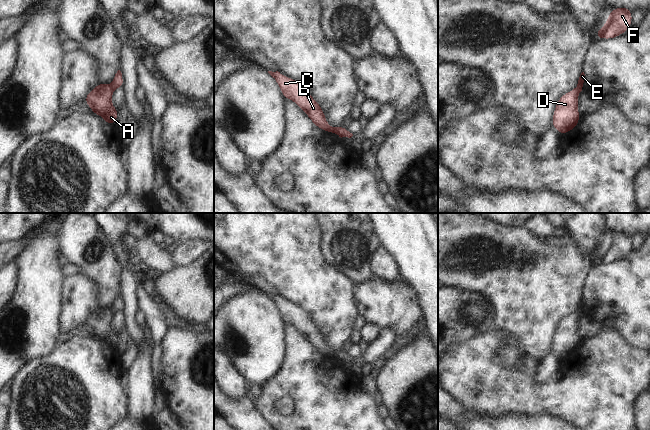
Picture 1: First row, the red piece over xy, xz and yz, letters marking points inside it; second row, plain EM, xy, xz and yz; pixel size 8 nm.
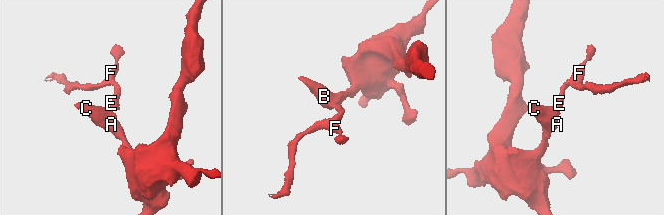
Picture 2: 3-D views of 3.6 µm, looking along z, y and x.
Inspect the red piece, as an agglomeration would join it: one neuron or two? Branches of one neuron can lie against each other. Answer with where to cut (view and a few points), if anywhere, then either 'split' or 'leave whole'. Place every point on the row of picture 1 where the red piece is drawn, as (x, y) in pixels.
xz (335, 127), (333, 132) | split

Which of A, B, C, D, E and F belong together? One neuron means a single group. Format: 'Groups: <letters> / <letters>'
Groups: A B C D / E F

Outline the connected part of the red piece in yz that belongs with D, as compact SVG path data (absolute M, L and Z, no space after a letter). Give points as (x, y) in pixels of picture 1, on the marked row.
M575 87L563 94L554 109L552 127L561 135L573 130L579 123L578 96L582 89Z

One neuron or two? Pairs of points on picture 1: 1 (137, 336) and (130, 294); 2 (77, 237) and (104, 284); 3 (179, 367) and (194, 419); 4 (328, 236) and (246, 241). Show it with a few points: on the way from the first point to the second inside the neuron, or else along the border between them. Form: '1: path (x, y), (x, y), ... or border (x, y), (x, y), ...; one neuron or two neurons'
1: path (131, 326), (130, 304); one neuron
2: path (81, 249), (82, 259), (95, 272); one neuron
3: path (190, 380), (194, 384), (194, 406); one neuron
4: border (317, 223), (320, 229), (320, 250), (325, 259); two neurons

